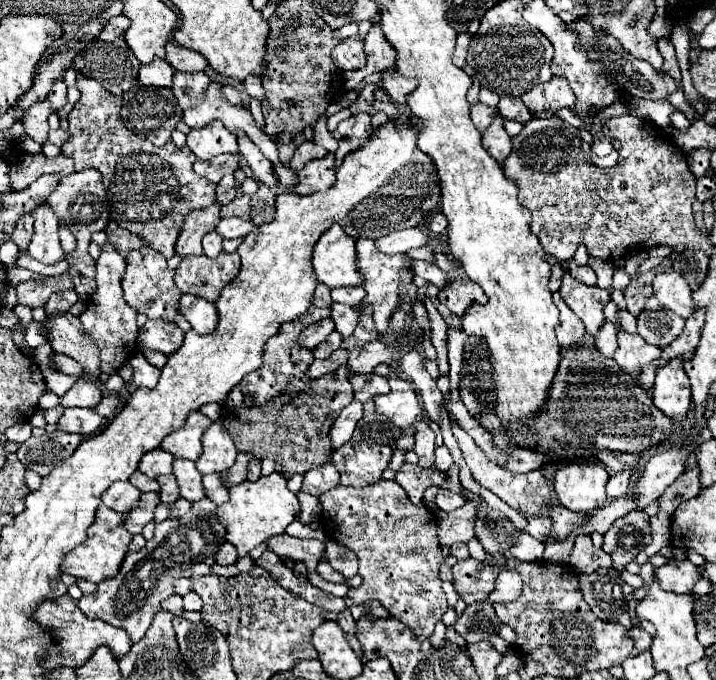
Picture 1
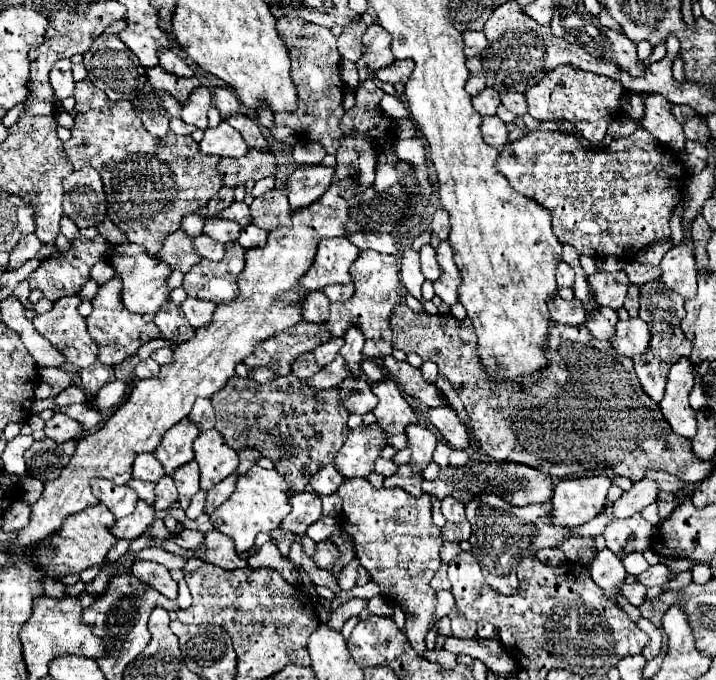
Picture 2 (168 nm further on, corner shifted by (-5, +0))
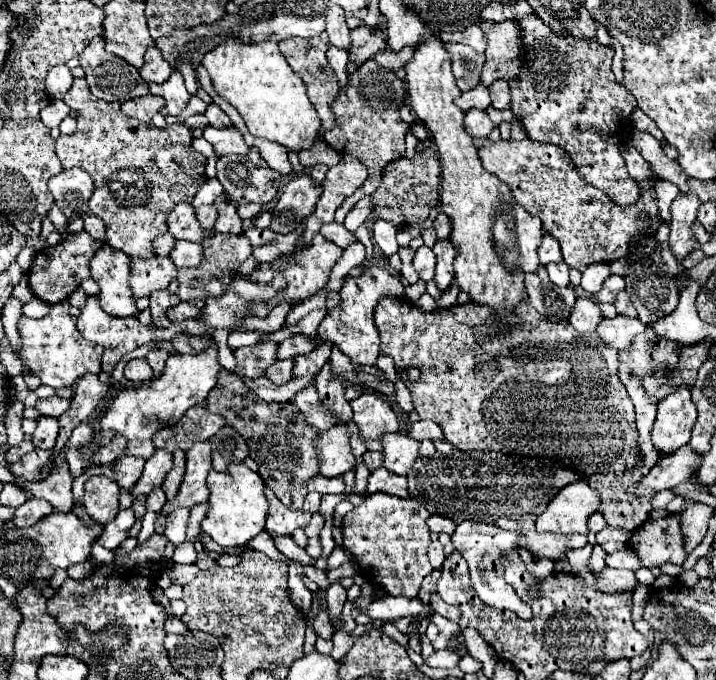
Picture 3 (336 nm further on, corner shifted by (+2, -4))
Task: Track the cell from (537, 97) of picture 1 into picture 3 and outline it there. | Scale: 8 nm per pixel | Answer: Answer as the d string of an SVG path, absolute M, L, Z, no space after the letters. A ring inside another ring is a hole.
M537 12L519 18L517 24L523 34L523 66L519 68L517 78L509 82L509 88L511 88L511 110L515 118L525 126L527 136L535 142L555 144L563 148L577 166L577 172L581 172L581 178L585 178L585 182L591 182L591 186L605 192L615 204L625 206L637 202L641 190L629 178L625 160L621 156L621 148L629 140L627 134L631 126L629 124L631 112L635 110L637 102L615 80L611 72L611 60L615 54L613 46L603 46L597 40L577 40L573 34L555 34L551 26L537 16Z

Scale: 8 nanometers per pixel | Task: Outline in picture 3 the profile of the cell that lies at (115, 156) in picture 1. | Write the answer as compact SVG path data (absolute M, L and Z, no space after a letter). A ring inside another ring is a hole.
M75 78L69 92L65 94L65 104L77 112L77 132L71 136L57 138L55 150L63 164L63 168L79 166L95 182L93 196L89 200L87 214L95 214L107 226L107 244L115 250L125 252L127 256L137 258L151 258L153 254L153 238L167 232L167 214L177 206L177 202L193 202L195 192L199 186L205 184L205 164L207 158L193 150L193 134L191 128L185 124L173 124L167 128L157 128L153 124L137 122L121 114L121 104L105 102L93 98L85 78Z

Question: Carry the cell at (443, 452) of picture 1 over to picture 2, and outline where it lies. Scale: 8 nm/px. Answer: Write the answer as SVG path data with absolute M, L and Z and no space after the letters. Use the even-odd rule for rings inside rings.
M438 442L436 450L434 450L434 462L440 464L440 466L448 466L448 464L450 464L450 462L448 462L450 452L452 452L452 448L450 448L446 442Z

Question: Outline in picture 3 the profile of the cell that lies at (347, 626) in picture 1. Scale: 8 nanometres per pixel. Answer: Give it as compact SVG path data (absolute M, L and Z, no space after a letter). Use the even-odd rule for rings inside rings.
M265 488L265 498L269 502L269 514L265 530L275 534L293 534L297 528L305 528L312 517L310 512L305 510L291 510L281 504L281 500Z

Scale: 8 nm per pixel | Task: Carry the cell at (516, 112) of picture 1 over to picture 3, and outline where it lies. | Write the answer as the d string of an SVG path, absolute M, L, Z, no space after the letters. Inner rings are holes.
M505 80L493 82L493 84L489 86L489 92L491 92L491 106L495 106L497 110L509 108L511 98L509 98L509 86L507 86Z

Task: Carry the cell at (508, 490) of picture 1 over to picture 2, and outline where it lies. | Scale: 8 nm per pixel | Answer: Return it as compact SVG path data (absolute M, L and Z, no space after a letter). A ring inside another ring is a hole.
M450 406L430 410L430 422L440 430L440 434L446 438L446 442L452 448L466 450L466 446L470 446L468 444L468 430Z

